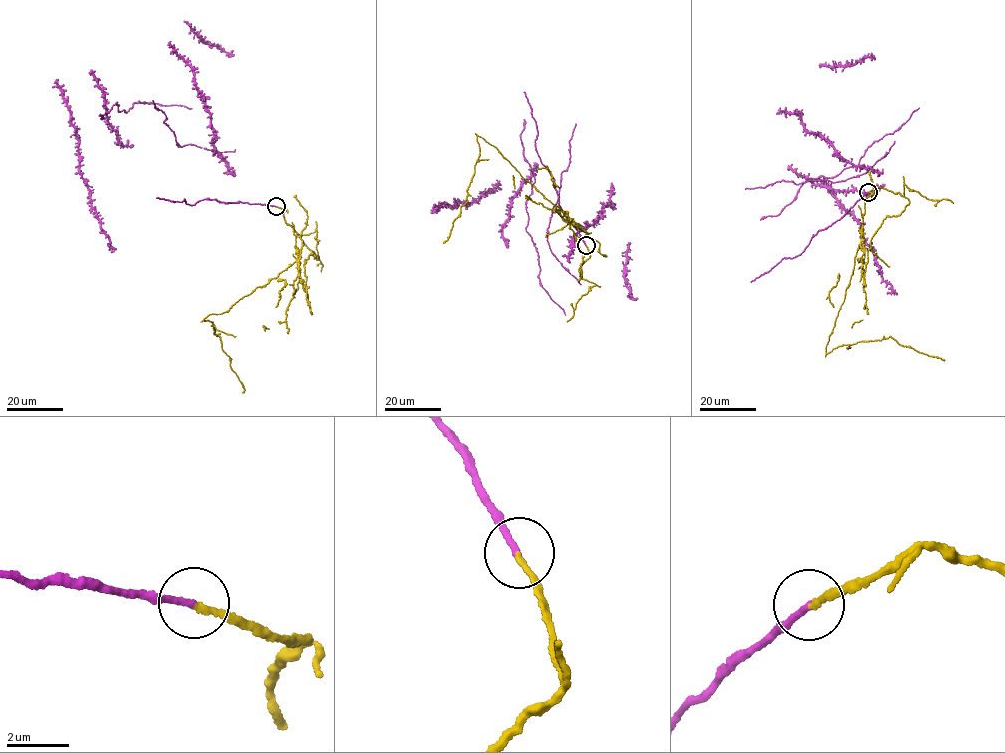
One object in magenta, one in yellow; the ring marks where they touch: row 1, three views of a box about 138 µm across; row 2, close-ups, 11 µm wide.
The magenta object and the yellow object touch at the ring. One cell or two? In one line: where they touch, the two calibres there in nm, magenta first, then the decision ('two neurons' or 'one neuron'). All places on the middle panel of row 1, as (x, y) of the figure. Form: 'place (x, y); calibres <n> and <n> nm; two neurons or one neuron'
place (586, 245); calibres 220 and 190 nm; two neurons

